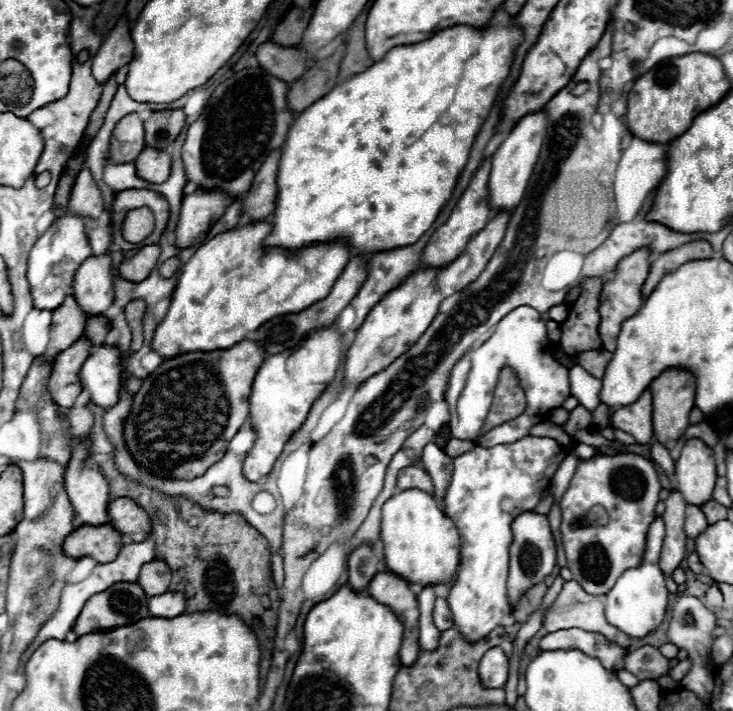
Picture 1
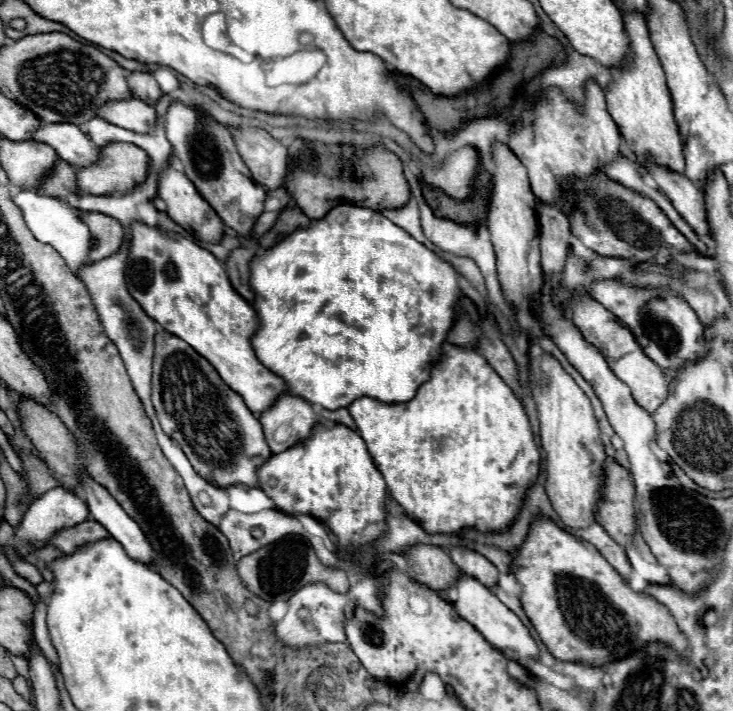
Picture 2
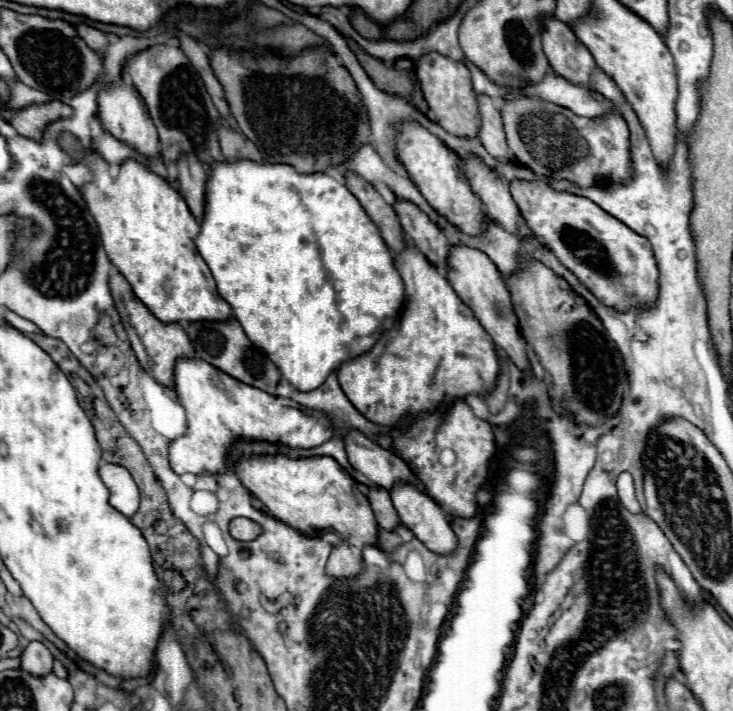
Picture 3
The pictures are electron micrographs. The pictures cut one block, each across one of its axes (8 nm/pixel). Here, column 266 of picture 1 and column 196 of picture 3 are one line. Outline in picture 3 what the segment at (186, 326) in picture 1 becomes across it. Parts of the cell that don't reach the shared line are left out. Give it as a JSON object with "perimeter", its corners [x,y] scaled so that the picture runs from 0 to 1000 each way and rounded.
{"perimeter":[[[95,186],[79,191],[79,205],[101,222],[101,231],[123,236],[126,253],[109,262],[109,273],[134,315],[150,368],[177,397],[183,416],[226,456],[243,450],[311,450],[317,433],[300,419],[286,377],[262,340],[273,318],[235,259],[186,225],[169,225],[161,245],[150,248],[147,228],[134,214],[115,211]]]}

